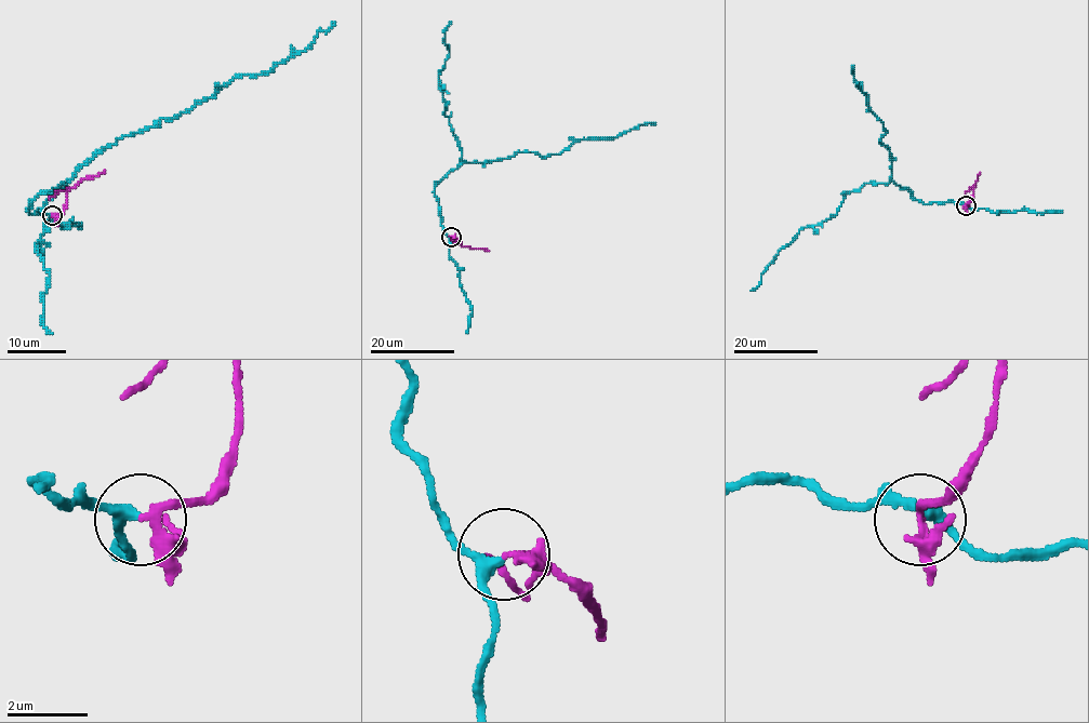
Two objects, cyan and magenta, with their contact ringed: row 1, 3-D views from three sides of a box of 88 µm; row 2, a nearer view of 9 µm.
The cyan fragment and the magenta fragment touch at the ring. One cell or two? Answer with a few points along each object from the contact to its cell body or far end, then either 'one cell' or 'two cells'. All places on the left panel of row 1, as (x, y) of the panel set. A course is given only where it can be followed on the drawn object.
cyan runs (53, 216), (28, 210), (105, 146), (175, 119), (236, 77), (267, 74), (333, 23); magenta runs (53, 216), (65, 209), (69, 190), (105, 171); two cells

